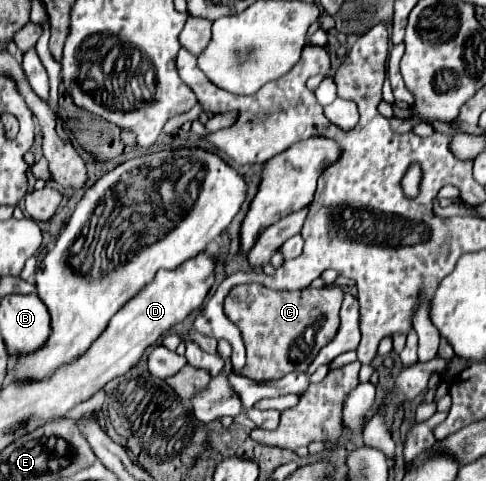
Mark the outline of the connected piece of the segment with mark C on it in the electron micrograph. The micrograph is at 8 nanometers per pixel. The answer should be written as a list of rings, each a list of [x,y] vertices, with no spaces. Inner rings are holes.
[[[251,283],[231,289],[225,299],[225,313],[241,329],[247,347],[247,365],[241,373],[255,381],[271,381],[291,371],[307,371],[319,349],[339,331],[343,295],[341,287],[273,291]]]

